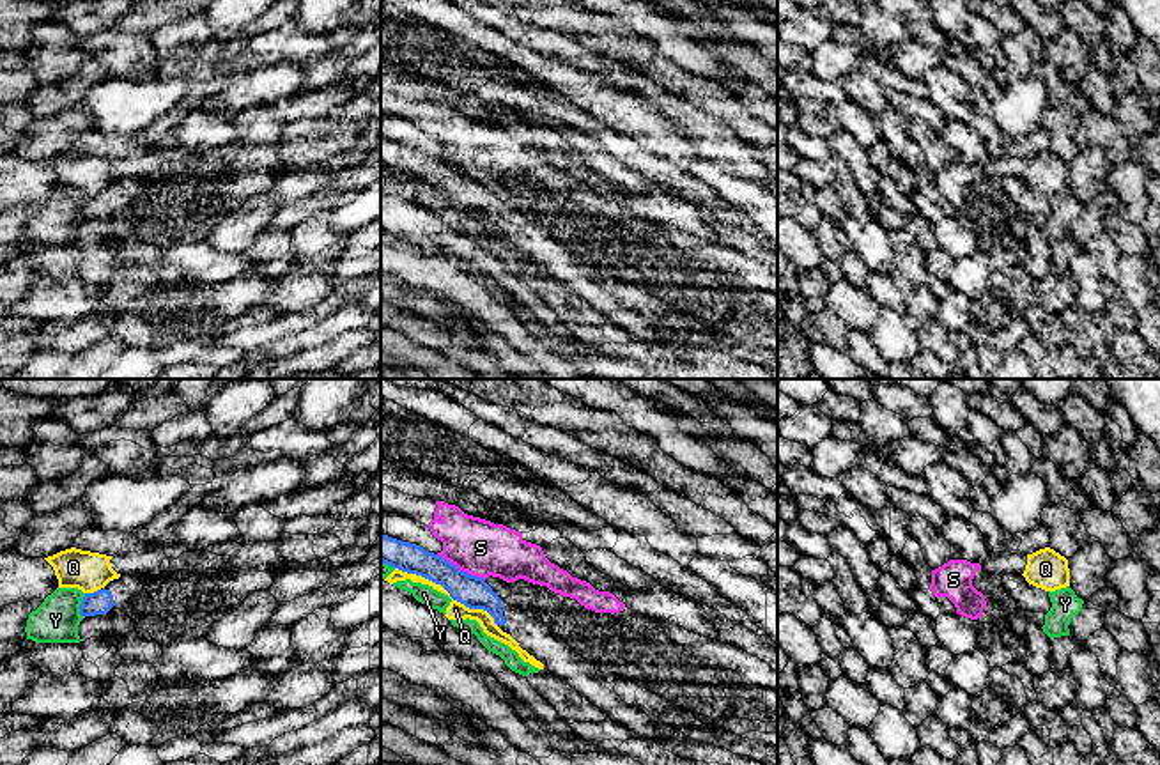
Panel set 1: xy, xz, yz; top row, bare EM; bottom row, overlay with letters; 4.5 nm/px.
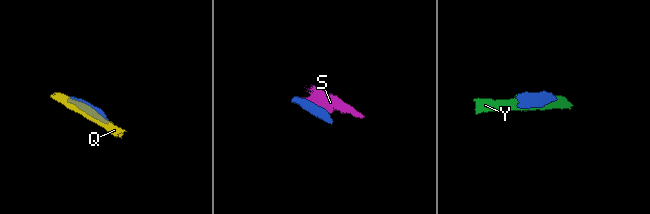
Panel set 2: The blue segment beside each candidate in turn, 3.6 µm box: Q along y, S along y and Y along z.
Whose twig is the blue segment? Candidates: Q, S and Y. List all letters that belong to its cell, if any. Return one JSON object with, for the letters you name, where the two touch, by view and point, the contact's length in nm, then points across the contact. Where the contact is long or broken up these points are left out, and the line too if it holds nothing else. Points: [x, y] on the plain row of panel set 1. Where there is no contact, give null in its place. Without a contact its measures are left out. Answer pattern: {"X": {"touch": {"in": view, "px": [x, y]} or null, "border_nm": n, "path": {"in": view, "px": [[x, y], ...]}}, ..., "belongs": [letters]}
{"belongs": []}

